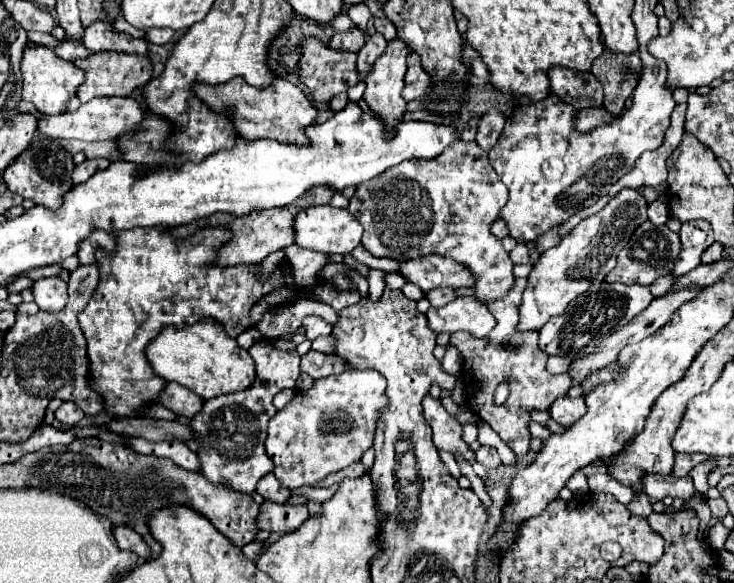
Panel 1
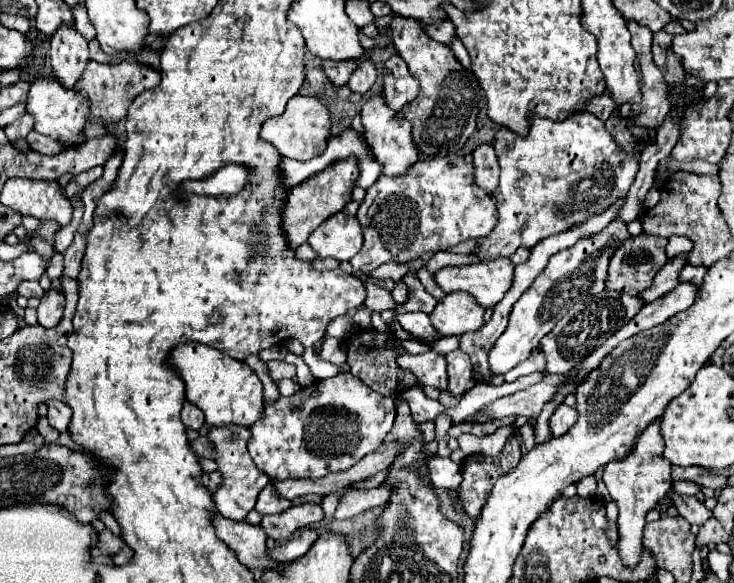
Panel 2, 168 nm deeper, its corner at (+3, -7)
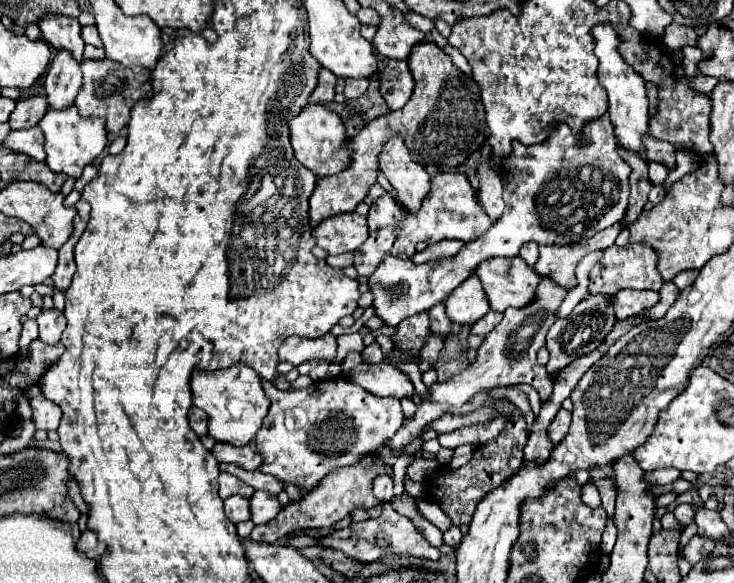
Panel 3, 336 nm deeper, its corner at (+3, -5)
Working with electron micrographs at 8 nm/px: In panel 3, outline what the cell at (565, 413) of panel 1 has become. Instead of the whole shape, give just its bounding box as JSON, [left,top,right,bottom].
[548,408,572,444]

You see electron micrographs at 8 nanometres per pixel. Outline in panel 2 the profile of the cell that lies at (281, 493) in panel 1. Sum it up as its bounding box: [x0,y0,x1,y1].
[254,482,292,516]

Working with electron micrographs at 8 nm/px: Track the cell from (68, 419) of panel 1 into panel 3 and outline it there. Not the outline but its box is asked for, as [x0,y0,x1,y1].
[30,396,62,430]

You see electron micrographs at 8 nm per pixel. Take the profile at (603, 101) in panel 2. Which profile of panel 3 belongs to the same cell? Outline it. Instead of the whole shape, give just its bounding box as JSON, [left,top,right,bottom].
[644,134,676,168]

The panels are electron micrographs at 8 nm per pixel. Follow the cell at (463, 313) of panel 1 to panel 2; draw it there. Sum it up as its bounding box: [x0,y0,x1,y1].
[430,292,484,336]

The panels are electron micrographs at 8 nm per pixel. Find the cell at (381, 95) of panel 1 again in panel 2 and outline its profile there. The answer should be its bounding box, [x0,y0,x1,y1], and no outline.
[362,96,418,176]

